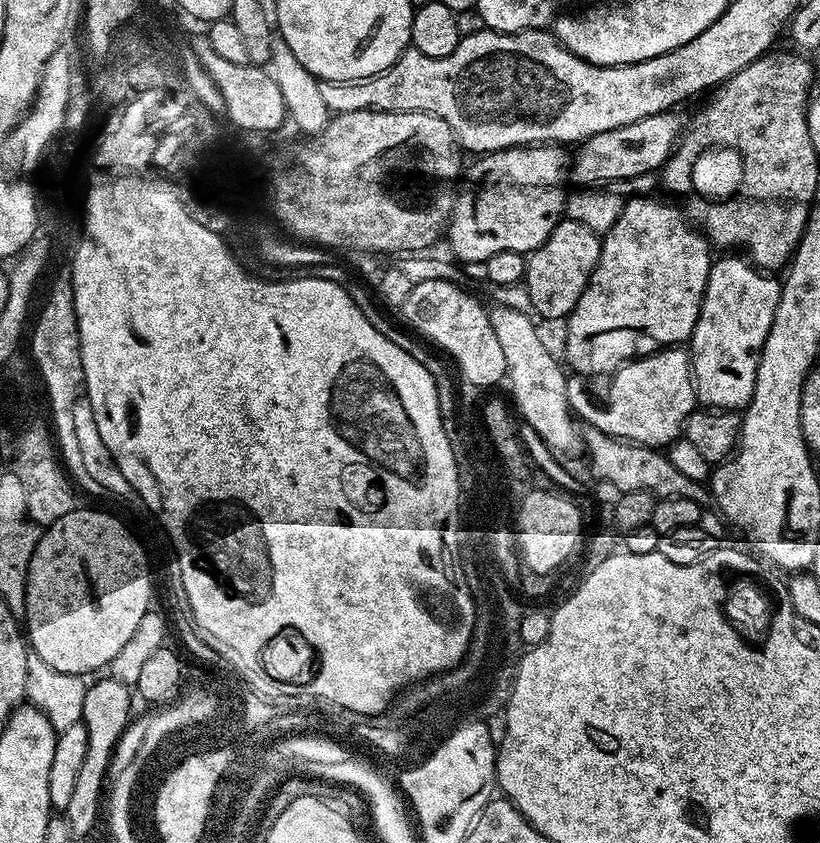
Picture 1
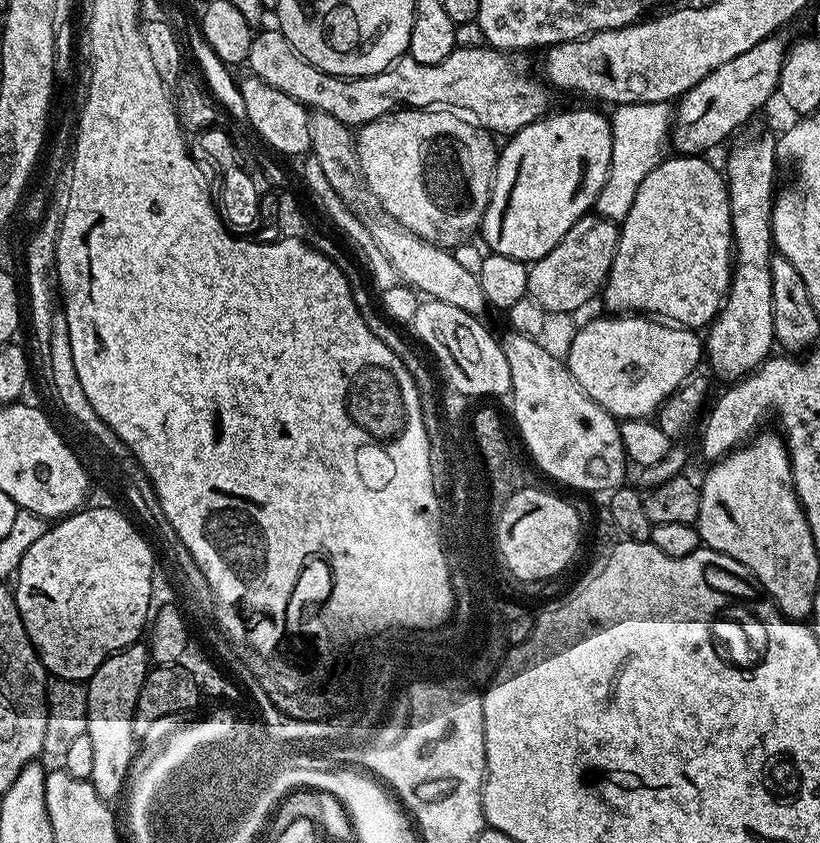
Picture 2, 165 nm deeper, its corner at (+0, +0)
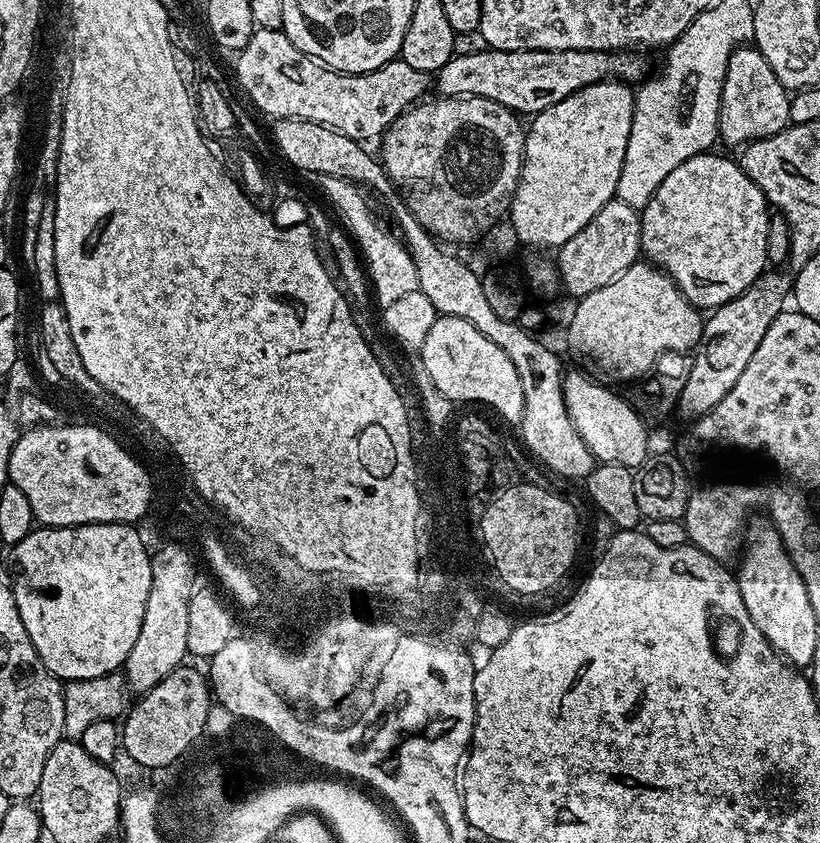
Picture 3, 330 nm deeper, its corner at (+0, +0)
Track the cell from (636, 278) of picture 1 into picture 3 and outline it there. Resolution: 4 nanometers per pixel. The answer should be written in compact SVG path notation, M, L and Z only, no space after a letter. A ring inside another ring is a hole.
M701 154L690 158L686 162L682 162L682 166L677 166L675 170L662 181L662 186L658 186L658 190L654 190L654 198L650 198L648 205L640 212L640 225L642 226L642 238L640 239L641 253L643 253L651 263L655 264L657 268L661 268L678 286L678 290L682 290L682 294L687 300L694 305L695 308L701 310L715 310L726 302L738 298L738 294L745 292L769 267L768 255L766 254L766 230L768 229L768 217L770 215L768 200L762 194L760 187L740 169L739 163L737 163L735 159L727 160L724 156L712 155L713 154Z

